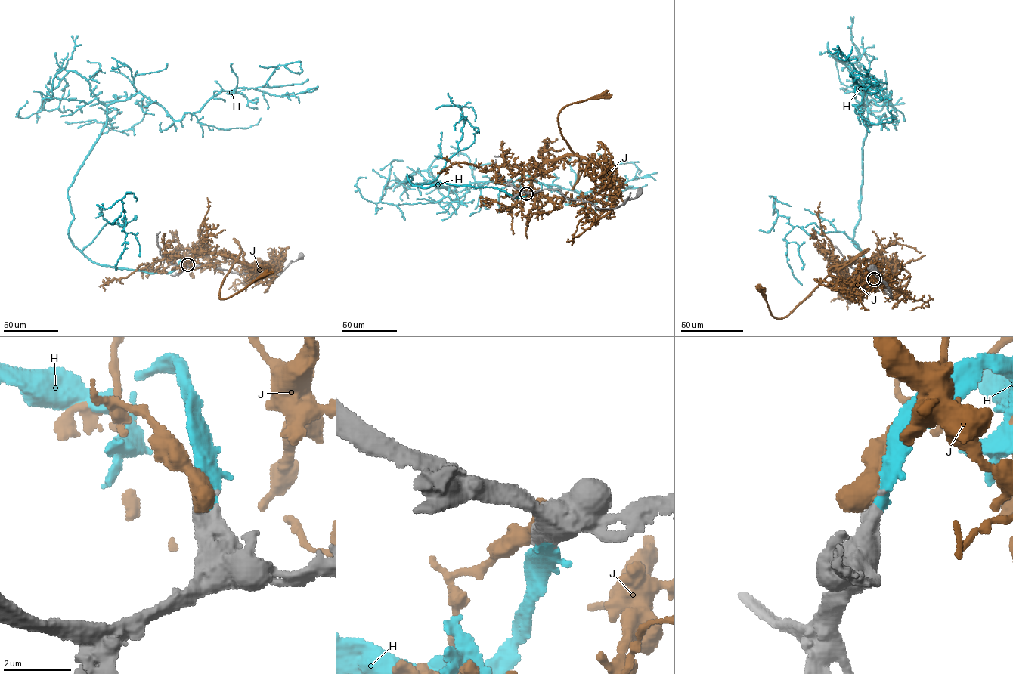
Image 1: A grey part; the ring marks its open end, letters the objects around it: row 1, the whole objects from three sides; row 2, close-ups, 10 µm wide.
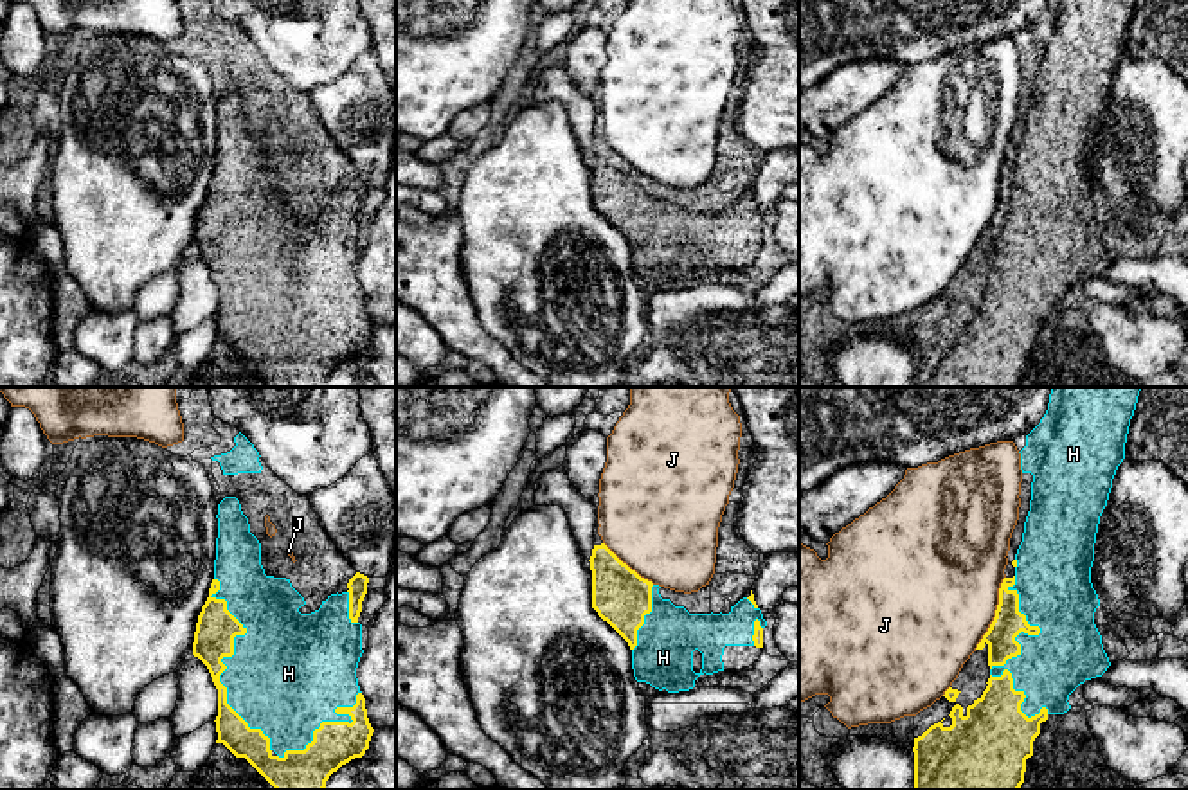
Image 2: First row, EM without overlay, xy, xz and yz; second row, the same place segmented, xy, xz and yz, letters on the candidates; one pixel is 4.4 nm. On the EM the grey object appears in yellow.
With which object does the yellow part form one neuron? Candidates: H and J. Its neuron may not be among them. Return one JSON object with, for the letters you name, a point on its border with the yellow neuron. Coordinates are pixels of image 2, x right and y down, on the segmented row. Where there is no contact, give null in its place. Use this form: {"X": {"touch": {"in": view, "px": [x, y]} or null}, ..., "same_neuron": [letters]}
{"H": {"touch": {"in": "yz", "px": [1014, 639]}}, "same_neuron": ["H"]}

